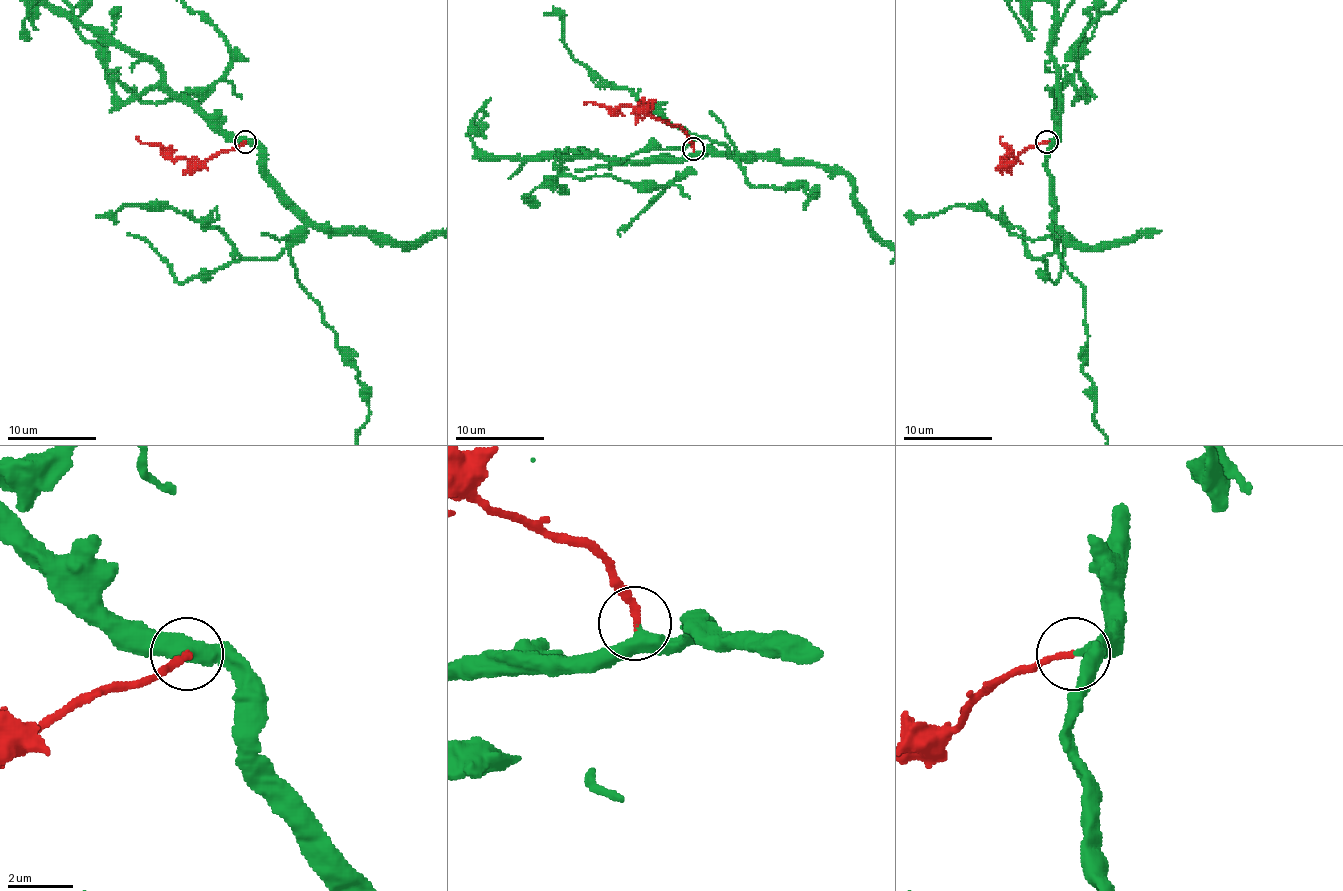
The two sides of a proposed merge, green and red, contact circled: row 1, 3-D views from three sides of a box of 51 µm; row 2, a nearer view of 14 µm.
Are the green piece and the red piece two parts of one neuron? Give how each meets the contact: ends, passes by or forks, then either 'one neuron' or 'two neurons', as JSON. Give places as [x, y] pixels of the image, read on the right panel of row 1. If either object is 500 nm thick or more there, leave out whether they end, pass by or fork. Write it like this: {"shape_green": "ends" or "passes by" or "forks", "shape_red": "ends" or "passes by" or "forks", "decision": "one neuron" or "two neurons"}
{"shape_green": "passes by", "shape_red": "ends", "decision": "one neuron"}

